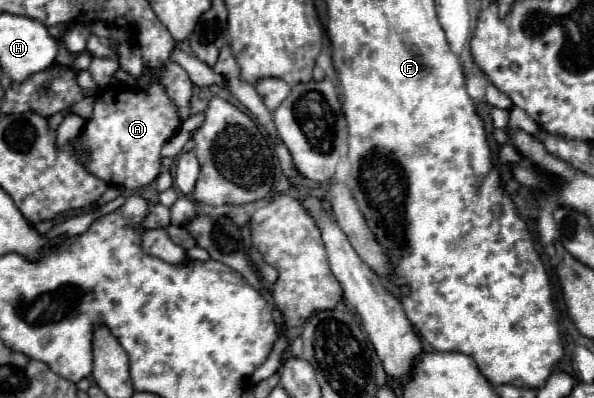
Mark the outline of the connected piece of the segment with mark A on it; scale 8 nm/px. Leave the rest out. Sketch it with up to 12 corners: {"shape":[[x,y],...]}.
{"shape":[[159,83],[97,95],[79,147],[87,169],[139,189],[177,129]]}

